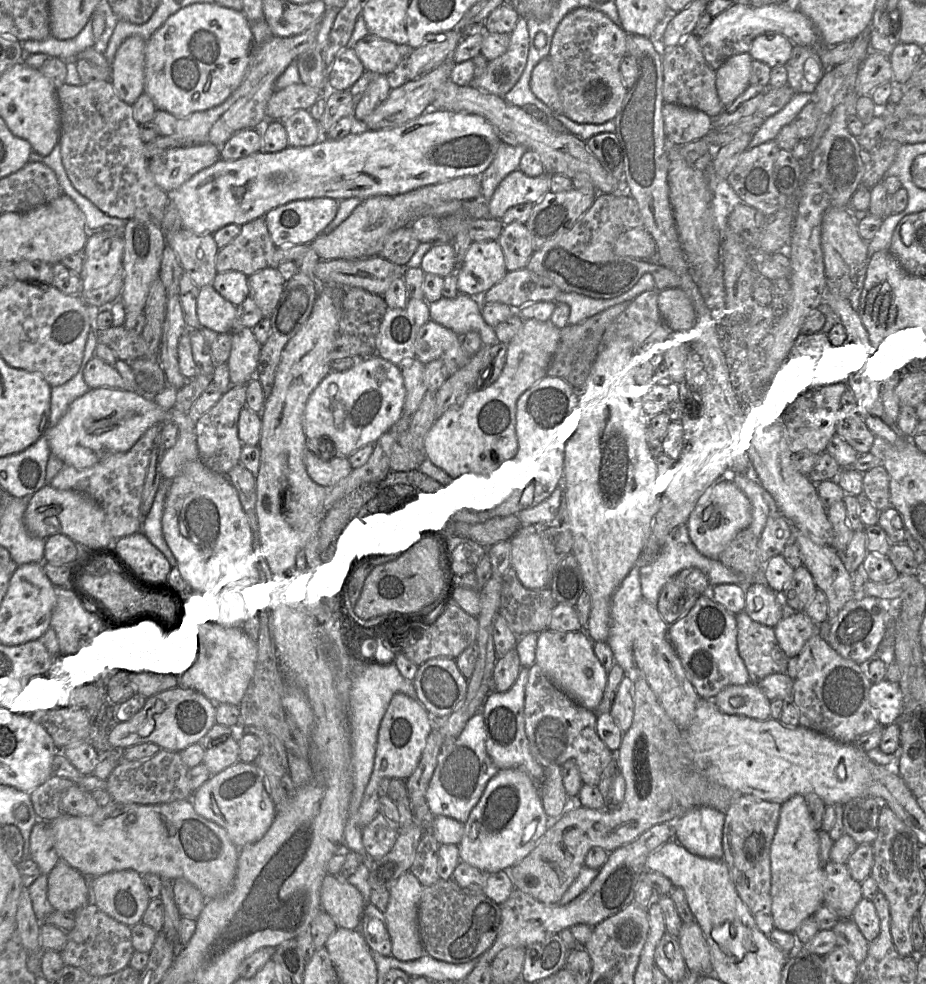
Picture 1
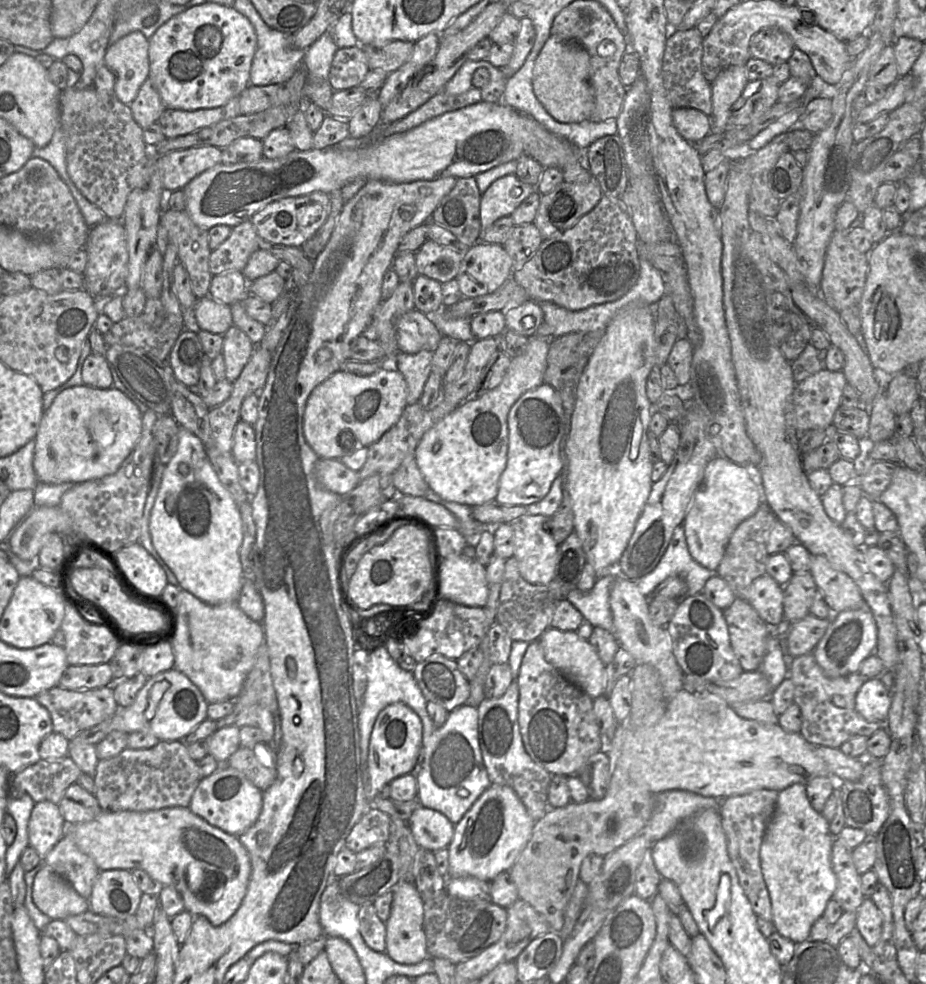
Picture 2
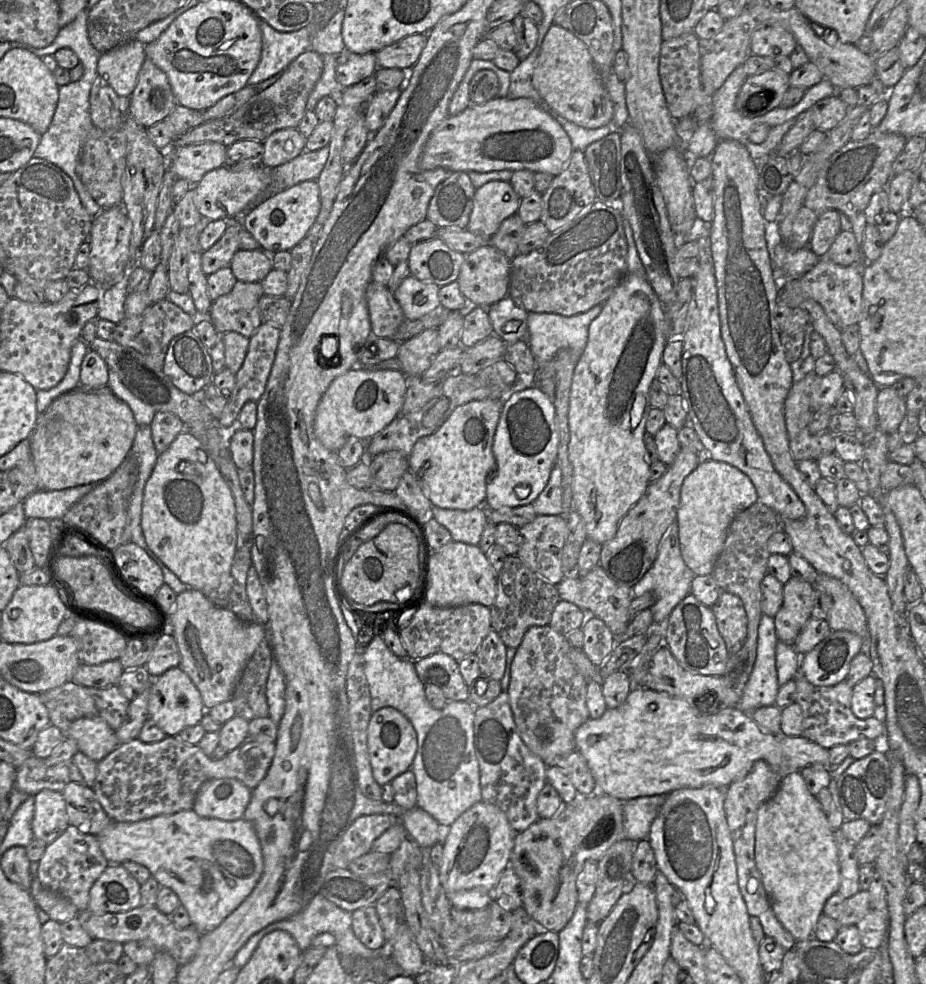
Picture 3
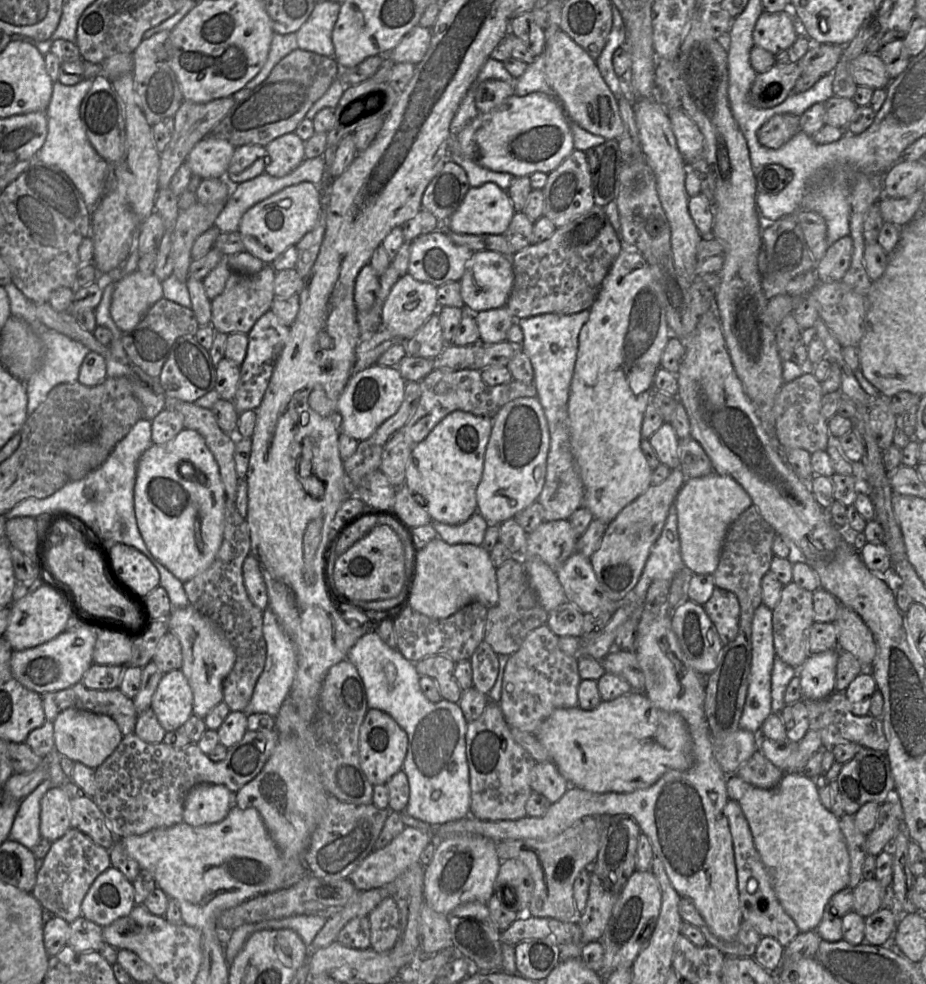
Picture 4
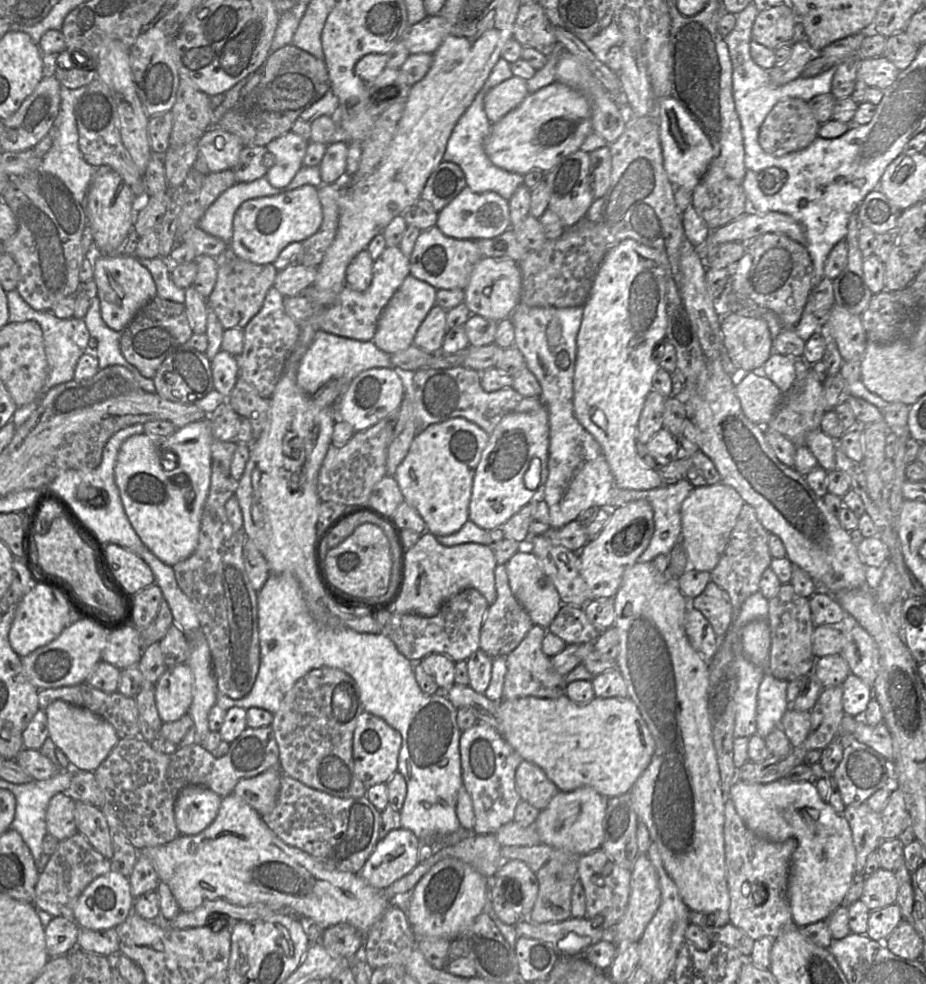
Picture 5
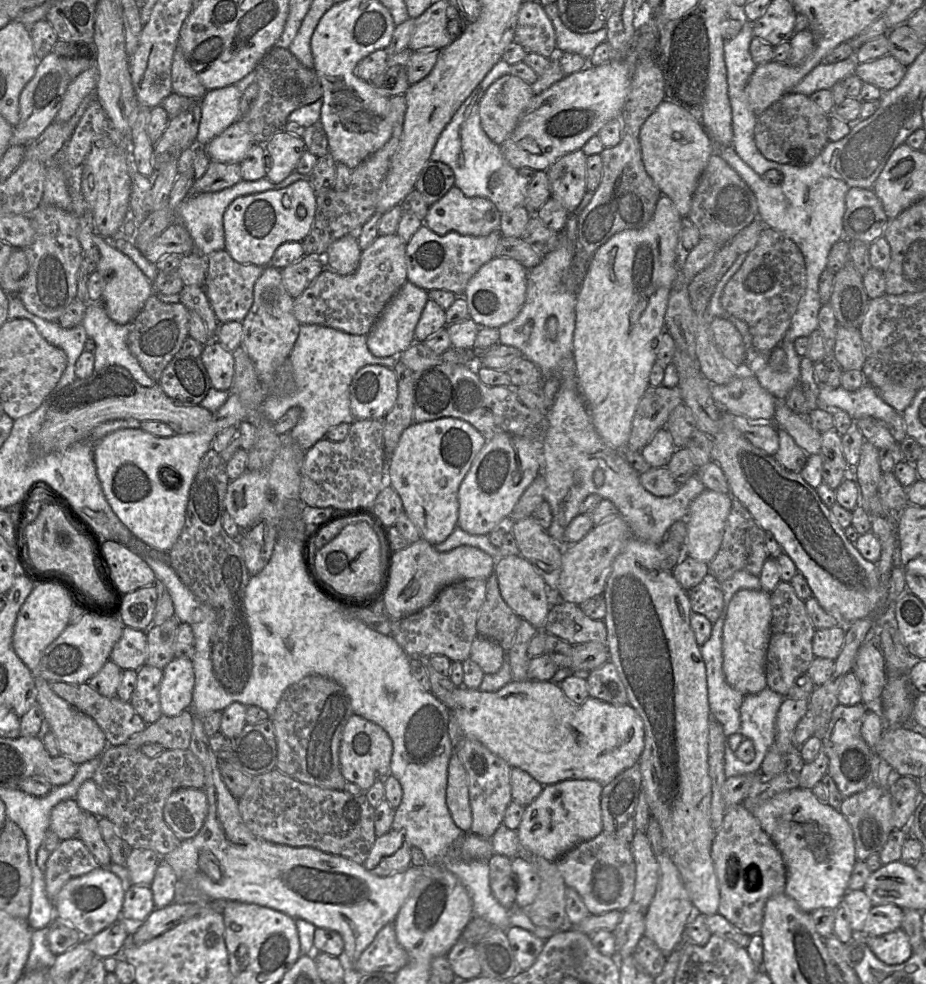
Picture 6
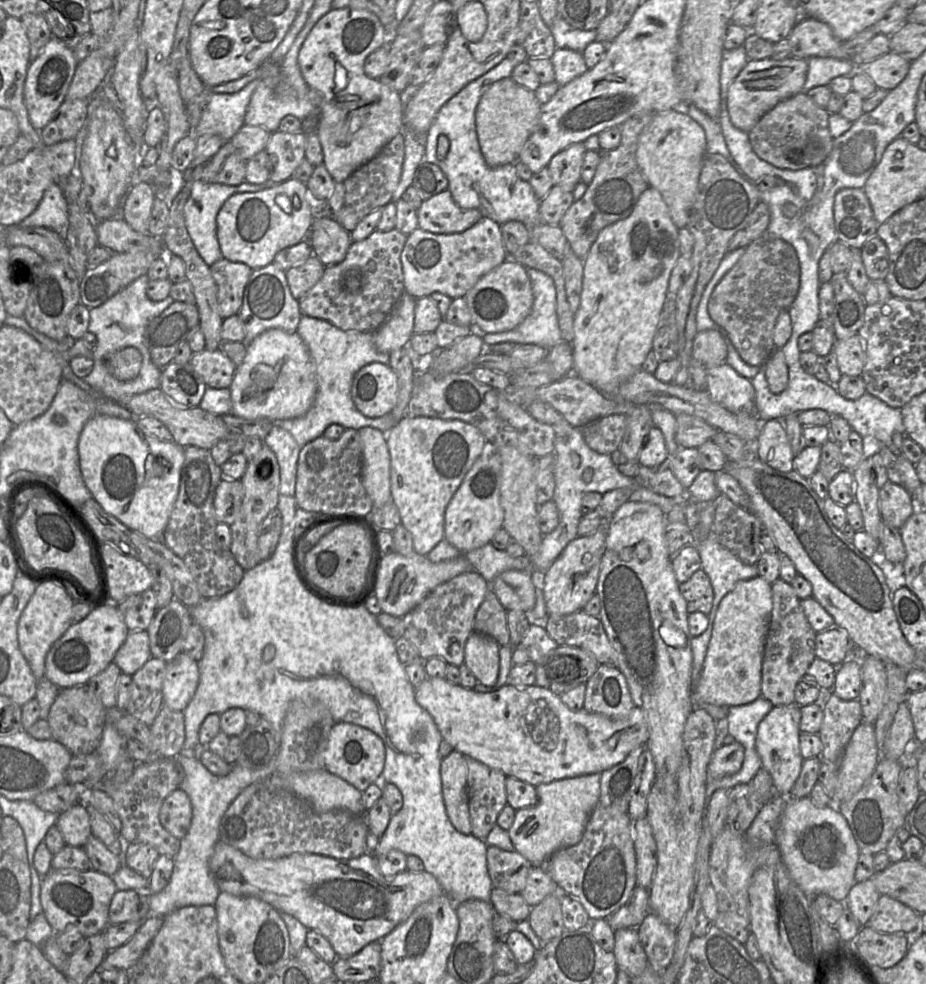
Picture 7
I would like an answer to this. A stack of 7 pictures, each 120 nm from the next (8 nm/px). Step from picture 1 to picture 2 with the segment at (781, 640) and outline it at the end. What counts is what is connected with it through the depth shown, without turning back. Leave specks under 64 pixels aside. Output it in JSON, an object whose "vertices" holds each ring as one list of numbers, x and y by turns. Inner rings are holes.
{"vertices":[[811,613,791,624,786,644,792,657,812,653,829,626,827,619,820,619]]}

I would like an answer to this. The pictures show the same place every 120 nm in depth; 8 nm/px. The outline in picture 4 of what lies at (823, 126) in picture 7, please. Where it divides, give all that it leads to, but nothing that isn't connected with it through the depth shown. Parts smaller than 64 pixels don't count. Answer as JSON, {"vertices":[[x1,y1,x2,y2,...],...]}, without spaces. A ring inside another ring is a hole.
{"vertices":[[789,113,776,114,758,129,757,138,761,145,778,149,799,131,800,116]]}

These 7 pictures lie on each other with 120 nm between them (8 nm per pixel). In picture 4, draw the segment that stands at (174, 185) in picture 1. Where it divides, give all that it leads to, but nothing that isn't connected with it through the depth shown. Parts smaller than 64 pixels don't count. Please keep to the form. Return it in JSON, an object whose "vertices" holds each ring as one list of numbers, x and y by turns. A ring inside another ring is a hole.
{"vertices":[[207,136,199,141,189,153,185,163,193,175,205,178,226,176,235,147,228,141]]}

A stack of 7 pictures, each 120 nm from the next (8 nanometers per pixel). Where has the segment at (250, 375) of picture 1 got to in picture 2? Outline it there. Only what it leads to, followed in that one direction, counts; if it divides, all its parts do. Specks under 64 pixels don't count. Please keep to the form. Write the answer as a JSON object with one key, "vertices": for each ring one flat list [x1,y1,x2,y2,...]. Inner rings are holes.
{"vertices":[[232,326,223,335,223,350,226,379,230,382,237,380,251,354,254,350,254,343,241,329]]}

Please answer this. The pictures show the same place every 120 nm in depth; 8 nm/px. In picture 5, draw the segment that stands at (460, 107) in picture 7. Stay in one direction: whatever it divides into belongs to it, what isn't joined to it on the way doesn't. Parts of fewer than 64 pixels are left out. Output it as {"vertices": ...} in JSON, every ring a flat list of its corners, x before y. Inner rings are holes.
{"vertices":[[499,58,470,105,455,123,443,155,444,161,453,162,461,167,465,174,467,187,472,191,477,193,493,191,507,201,519,186,522,184,525,185,524,177,523,175,512,173,495,166,488,158,484,149,484,143,490,133,492,124,488,121,483,110,483,98,489,89,512,76,510,63,503,58]]}

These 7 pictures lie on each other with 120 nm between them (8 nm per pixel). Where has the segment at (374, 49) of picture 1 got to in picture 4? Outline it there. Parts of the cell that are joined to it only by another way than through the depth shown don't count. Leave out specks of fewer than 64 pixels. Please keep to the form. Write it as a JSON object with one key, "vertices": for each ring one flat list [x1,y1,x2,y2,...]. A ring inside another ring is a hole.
{"vertices":[[419,24,410,29,400,42,388,53,394,63,419,63,428,50,431,39,431,28]]}

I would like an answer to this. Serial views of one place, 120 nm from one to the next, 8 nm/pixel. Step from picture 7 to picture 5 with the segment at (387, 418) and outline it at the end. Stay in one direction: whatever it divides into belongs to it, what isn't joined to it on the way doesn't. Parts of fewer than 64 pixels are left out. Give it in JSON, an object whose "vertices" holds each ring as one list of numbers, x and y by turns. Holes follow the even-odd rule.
{"vertices":[[319,330,300,361,297,385,312,396,332,379,352,381,361,372,370,368,394,368,391,355,379,350,372,341,354,340]]}

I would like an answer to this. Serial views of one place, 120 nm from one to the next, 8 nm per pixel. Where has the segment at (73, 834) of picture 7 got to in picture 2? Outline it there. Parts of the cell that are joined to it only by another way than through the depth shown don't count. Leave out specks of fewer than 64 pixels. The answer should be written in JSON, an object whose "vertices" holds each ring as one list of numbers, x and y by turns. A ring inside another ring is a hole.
{"vertices":[[51,801,35,803,28,822,28,840,41,861,64,834,65,820,59,805]]}

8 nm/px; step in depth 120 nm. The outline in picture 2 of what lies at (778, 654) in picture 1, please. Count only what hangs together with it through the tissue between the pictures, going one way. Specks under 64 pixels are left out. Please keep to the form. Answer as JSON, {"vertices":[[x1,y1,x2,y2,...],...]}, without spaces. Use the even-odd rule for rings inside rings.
{"vertices":[[736,598,723,610,730,643,741,667,746,672,759,669,766,653,771,628,746,600]]}

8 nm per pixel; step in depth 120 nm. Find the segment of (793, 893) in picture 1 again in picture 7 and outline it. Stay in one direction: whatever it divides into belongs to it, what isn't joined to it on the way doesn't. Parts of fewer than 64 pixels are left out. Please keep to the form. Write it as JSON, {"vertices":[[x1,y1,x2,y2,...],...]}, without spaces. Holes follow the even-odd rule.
{"vertices":[[787,797,787,802,776,828,776,841,781,859,792,880,808,896,826,894,831,898,845,902,854,885,855,870,860,849,852,835,847,820,835,805,819,807,810,797,795,799]]}

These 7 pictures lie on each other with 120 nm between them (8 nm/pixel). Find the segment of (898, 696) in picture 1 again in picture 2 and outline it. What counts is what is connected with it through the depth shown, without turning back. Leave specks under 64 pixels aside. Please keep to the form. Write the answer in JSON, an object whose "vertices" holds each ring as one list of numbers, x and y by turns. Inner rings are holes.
{"vertices":[[879,678,865,681,856,695,856,711,867,721,886,723,891,707,891,694]]}

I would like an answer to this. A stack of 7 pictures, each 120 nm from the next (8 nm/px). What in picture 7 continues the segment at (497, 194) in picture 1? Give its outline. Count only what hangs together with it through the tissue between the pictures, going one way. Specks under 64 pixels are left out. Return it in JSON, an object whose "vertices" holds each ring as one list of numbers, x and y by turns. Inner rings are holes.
{"vertices":[[449,190,424,200,417,215,418,228,434,234,461,233,484,217,477,209,461,208]]}

